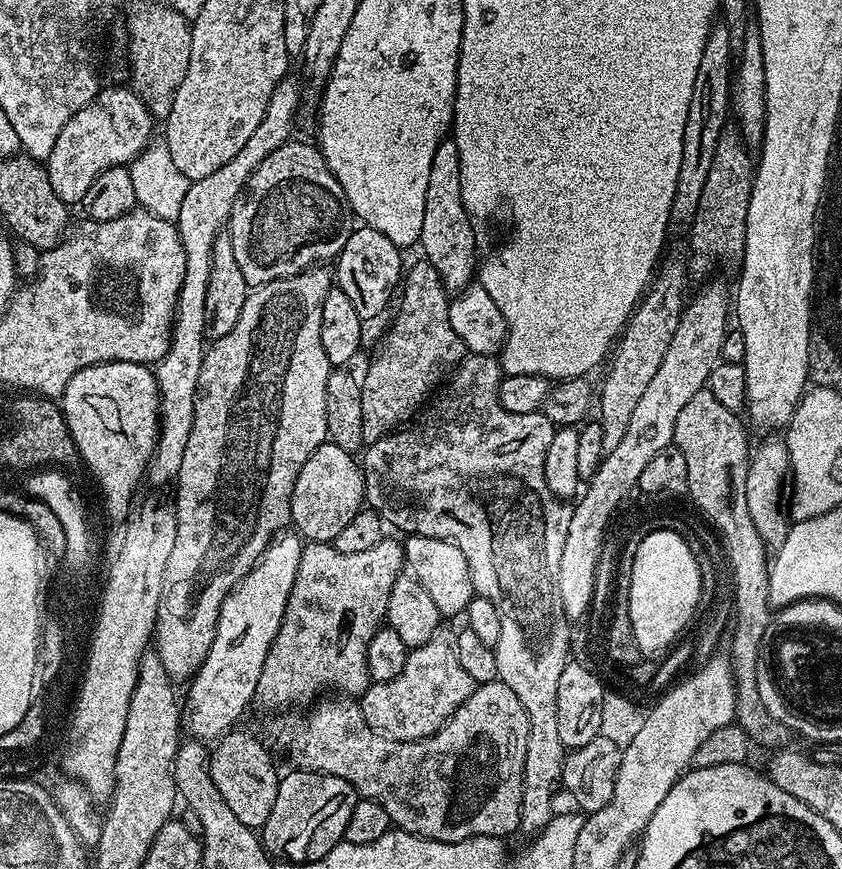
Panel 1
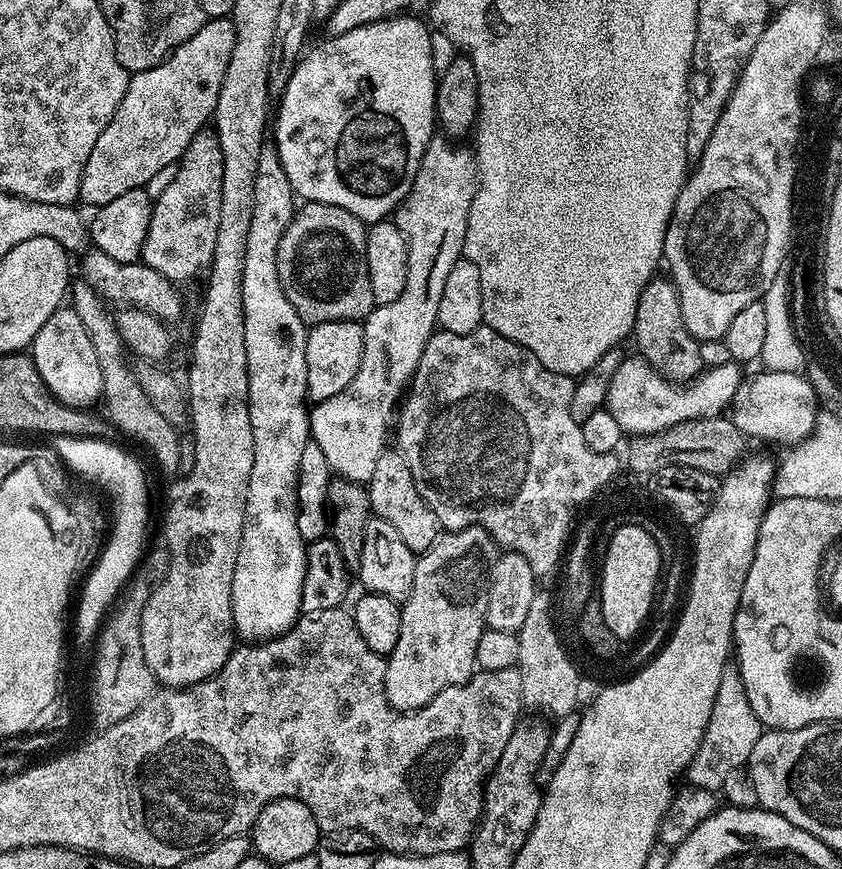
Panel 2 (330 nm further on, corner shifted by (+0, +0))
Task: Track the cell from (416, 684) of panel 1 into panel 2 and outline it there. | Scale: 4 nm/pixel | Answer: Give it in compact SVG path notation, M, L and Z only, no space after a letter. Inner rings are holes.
M471 524L457 532L445 531L434 542L434 546L430 546L430 550L417 555L414 586L402 601L400 609L402 631L398 634L398 646L394 646L384 666L384 693L390 706L397 712L414 712L426 706L438 698L442 690L464 684L477 671L478 638L482 638L486 627L488 577L492 575L492 563L497 555L496 541L479 524Z

